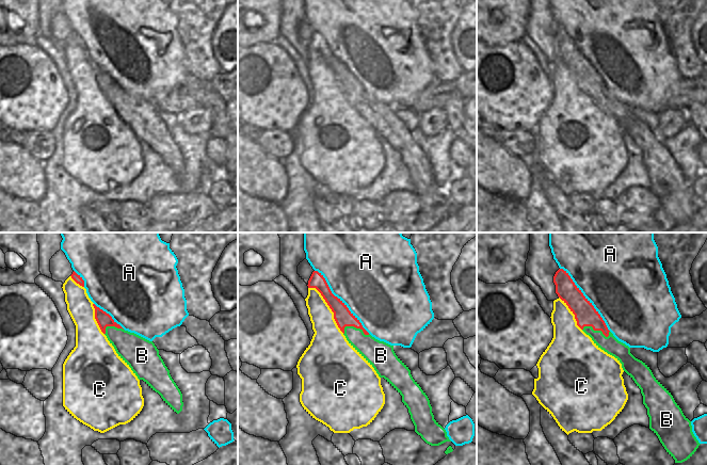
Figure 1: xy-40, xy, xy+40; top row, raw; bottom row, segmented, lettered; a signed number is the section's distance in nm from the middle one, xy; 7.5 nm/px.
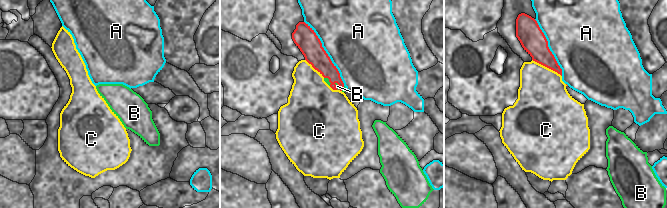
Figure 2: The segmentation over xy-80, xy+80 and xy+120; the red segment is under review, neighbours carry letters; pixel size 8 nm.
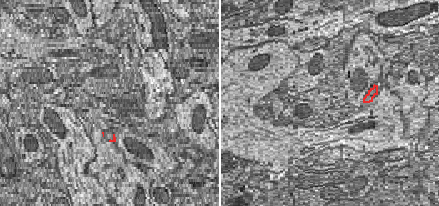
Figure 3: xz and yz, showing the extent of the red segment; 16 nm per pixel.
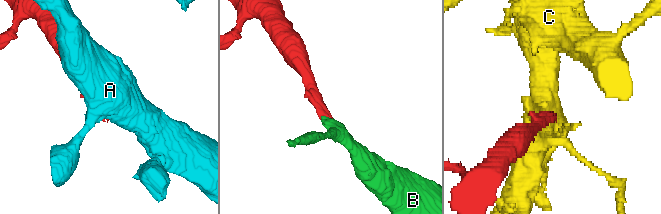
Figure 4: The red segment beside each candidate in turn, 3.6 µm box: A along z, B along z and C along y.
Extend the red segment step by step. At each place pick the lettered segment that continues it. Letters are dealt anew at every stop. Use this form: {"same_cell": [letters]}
{"same_cell": ["B"]}

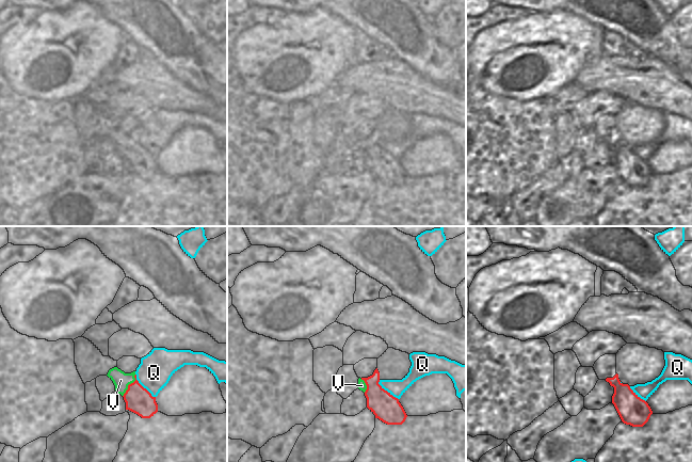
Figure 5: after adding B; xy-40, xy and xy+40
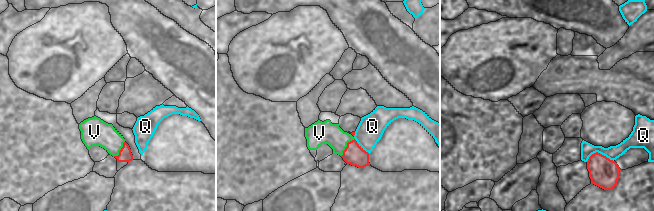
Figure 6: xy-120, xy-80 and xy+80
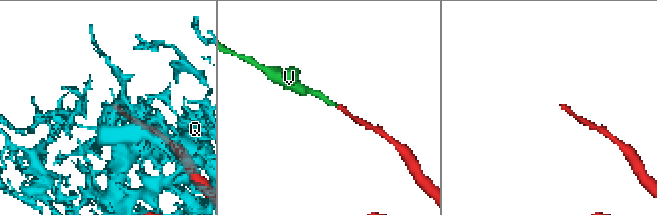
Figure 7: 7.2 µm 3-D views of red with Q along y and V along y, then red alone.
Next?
{"same_cell": ["V"]}

